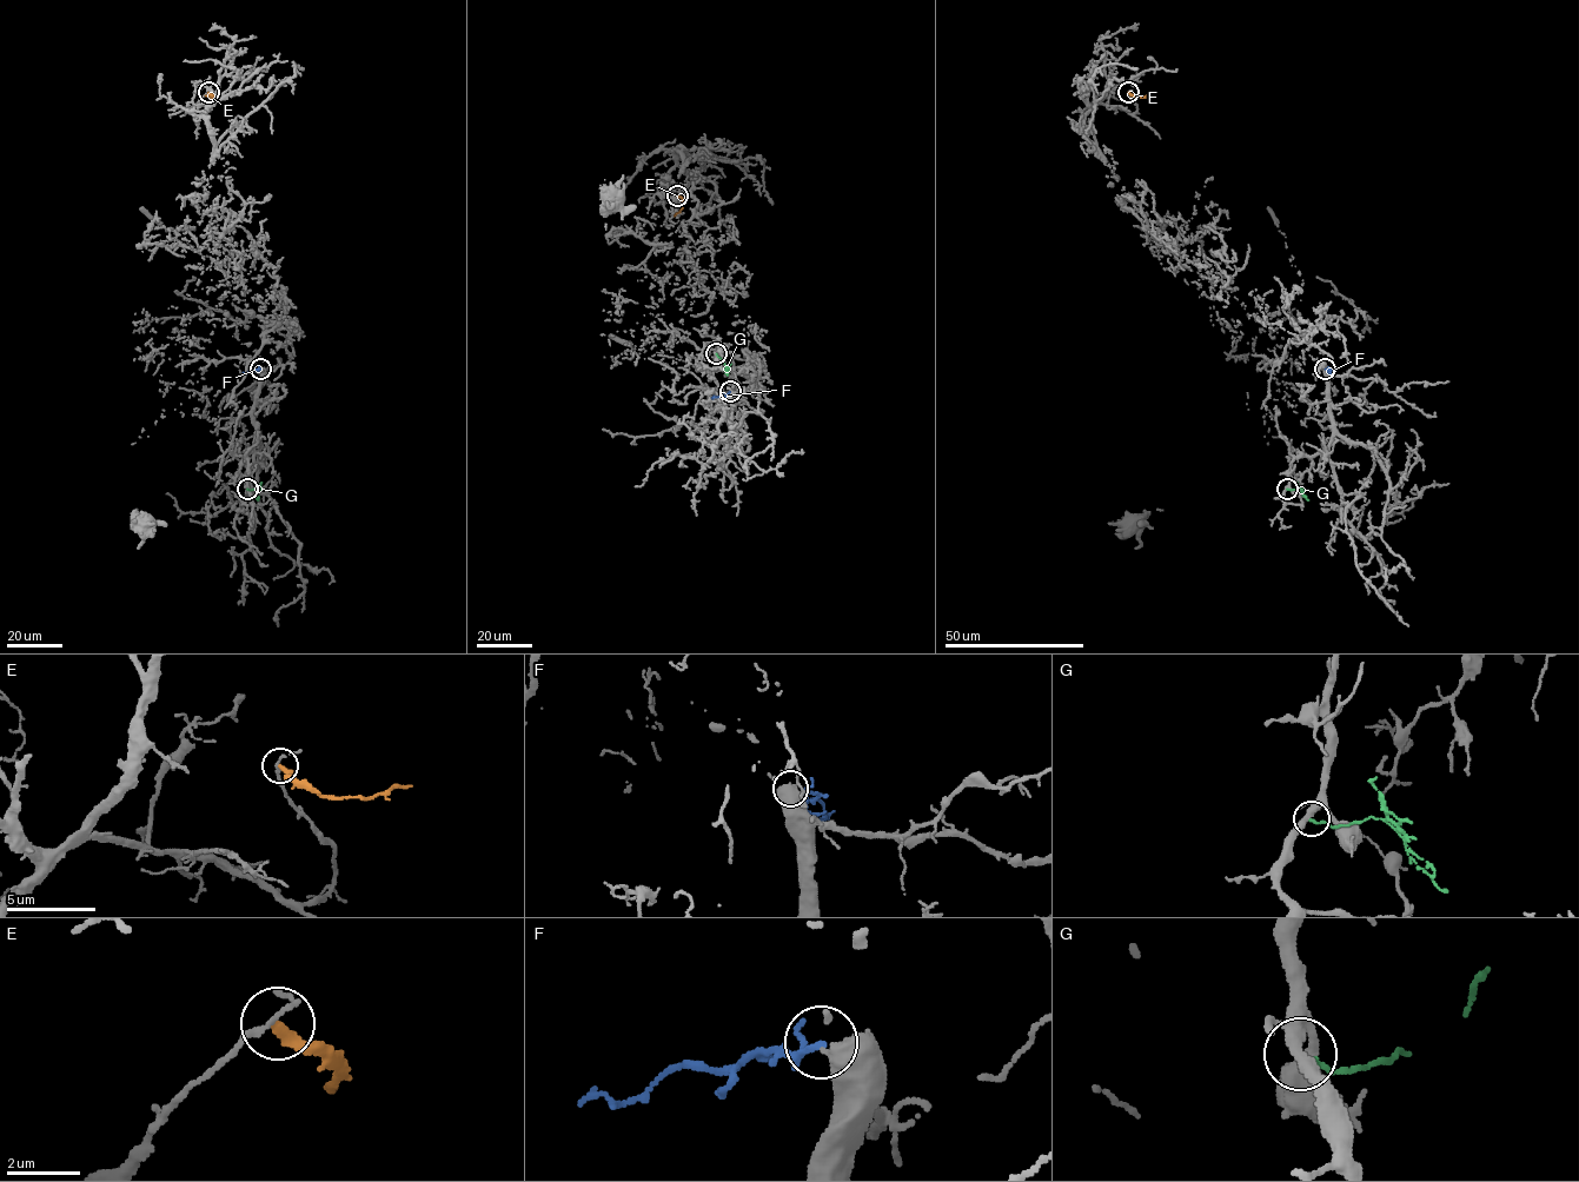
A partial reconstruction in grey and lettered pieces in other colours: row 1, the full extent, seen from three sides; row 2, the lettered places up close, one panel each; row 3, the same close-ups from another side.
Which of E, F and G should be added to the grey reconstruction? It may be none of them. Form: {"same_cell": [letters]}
{"same_cell": ["F"]}

